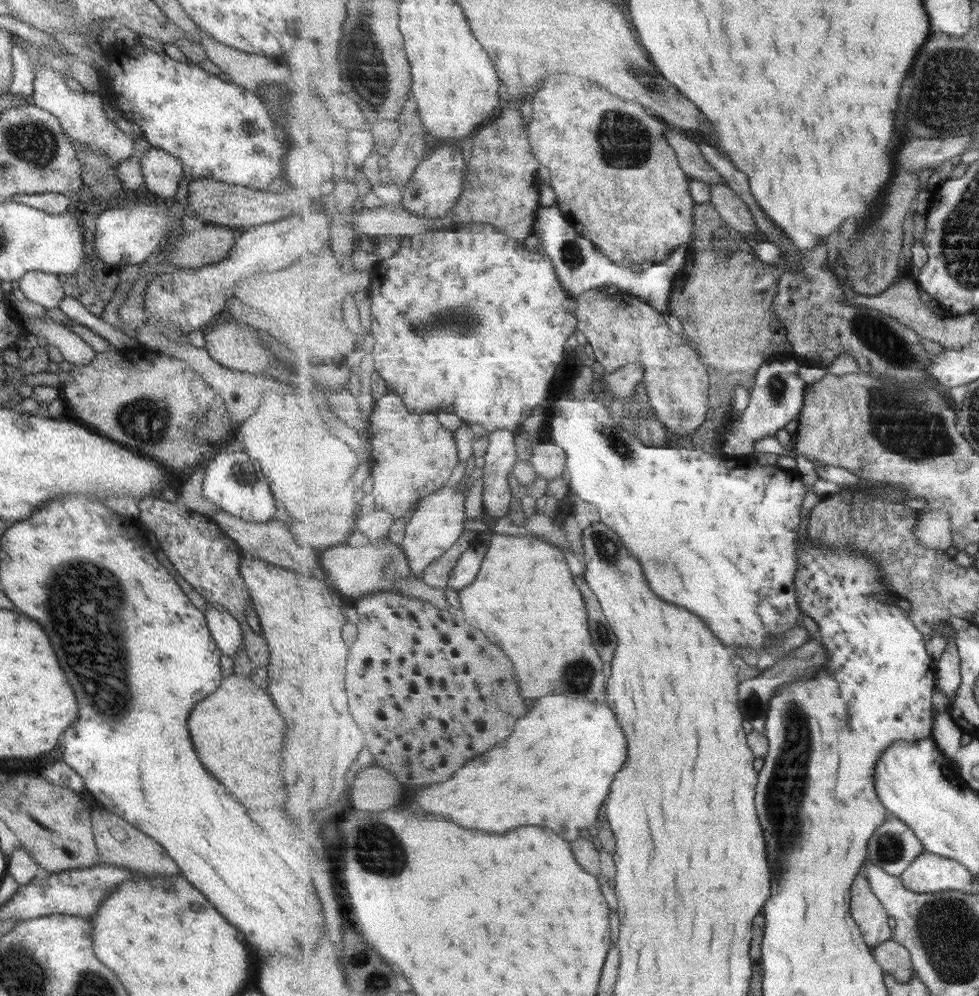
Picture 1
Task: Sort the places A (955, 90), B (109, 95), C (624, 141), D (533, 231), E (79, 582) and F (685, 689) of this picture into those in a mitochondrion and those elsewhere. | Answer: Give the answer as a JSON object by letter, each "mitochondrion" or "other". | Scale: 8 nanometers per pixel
{"A":"mitochondrion","B":"other","C":"mitochondrion","D":"other","E":"mitochondrion","F":"other"}

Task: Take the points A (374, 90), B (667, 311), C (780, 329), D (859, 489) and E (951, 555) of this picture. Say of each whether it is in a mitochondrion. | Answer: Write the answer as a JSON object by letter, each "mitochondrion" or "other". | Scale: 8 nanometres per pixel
{"A":"mitochondrion","B":"other","C":"other","D":"other","E":"other"}

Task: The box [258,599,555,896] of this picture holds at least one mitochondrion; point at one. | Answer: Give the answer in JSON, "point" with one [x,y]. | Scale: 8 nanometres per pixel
{"point":[381,851]}

